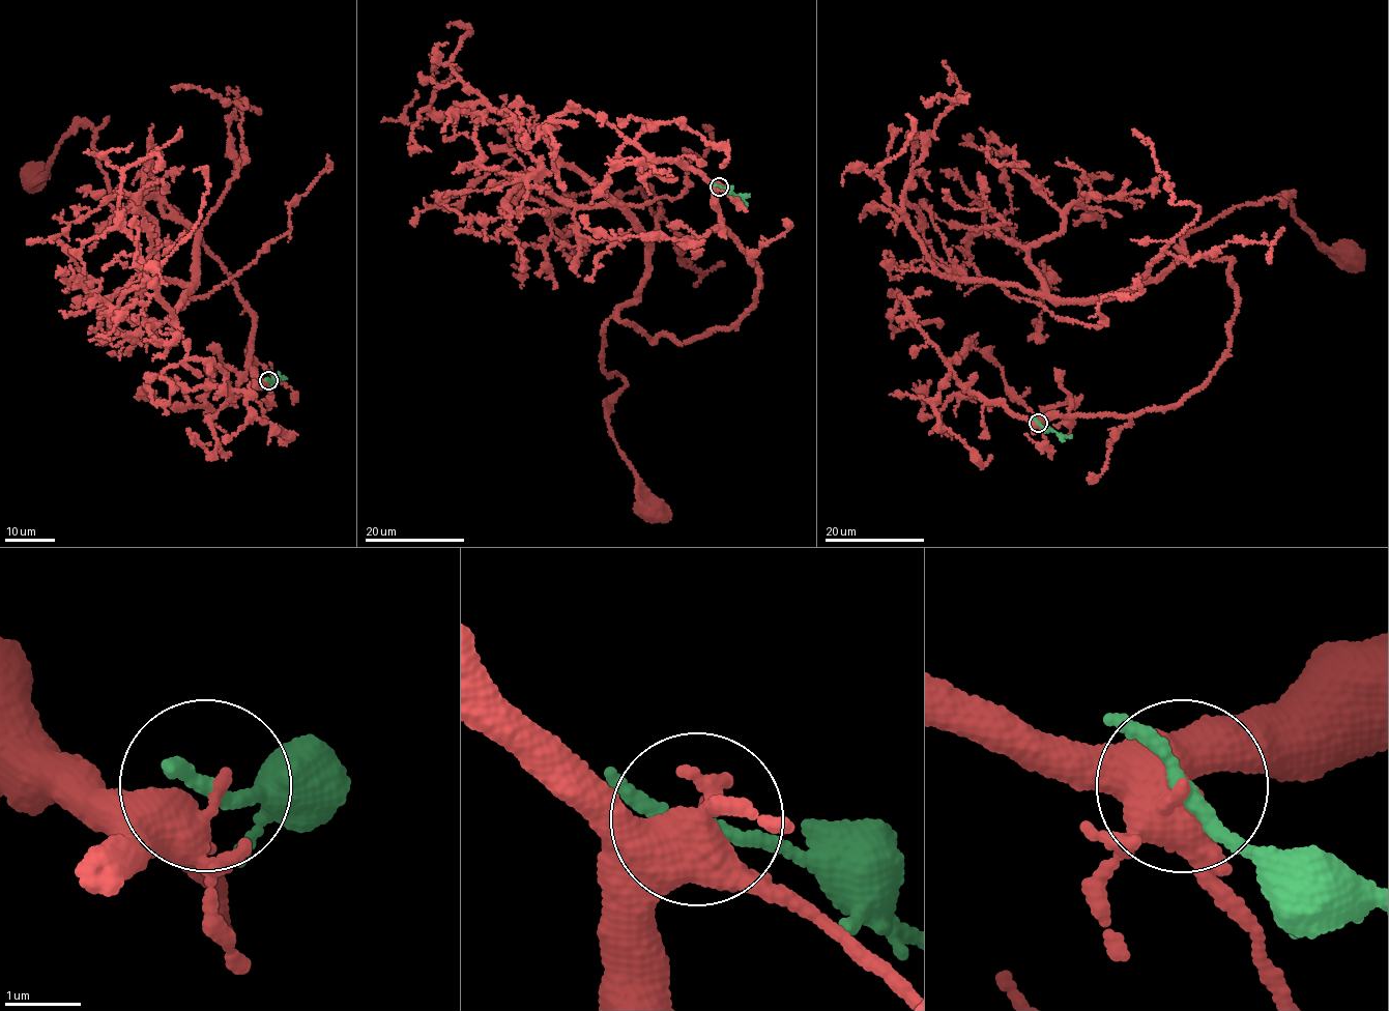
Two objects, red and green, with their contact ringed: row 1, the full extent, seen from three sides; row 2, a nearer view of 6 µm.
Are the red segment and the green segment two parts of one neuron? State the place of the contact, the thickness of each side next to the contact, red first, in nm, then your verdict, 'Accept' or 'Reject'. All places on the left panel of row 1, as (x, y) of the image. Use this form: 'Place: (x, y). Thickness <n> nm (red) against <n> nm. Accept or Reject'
Place: (268, 380). Thickness 240 nm (red) against 240 nm. Reject

